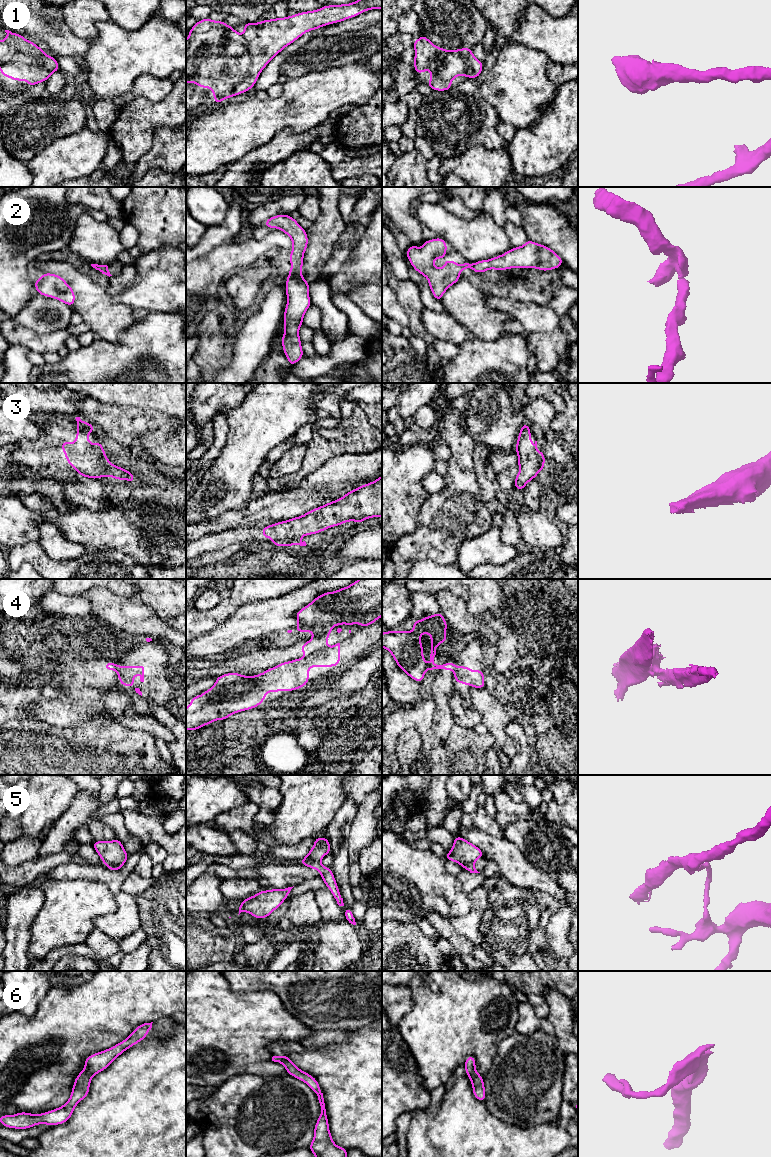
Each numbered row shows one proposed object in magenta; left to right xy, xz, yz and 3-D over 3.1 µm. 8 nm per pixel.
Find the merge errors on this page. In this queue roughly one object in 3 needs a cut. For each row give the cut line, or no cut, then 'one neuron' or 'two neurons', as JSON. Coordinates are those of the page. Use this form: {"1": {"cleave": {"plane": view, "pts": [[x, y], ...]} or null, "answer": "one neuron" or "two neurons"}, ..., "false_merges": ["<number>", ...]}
{"1": {"cleave": null, "answer": "one neuron"}, "2": {"cleave": {"plane": "xz", "pts": [[299, 271], [290, 275]]}, "answer": "two neurons"}, "3": {"cleave": null, "answer": "one neuron"}, "4": {"cleave": {"plane": "xz", "pts": [[319, 648], [310, 654]]}, "answer": "two neurons"}, "5": {"cleave": {"plane": "xz", "pts": [[318, 861], [306, 861], [304, 863]]}, "answer": "two neurons"}, "6": {"cleave": null, "answer": "one neuron"}, "false_merges": ["2", "4", "5"]}

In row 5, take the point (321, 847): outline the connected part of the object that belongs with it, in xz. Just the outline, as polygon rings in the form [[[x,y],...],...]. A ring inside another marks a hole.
[[[315,837],[315,842],[313,847],[310,849],[309,853],[300,860],[300,864],[306,866],[306,862],[319,862],[324,856],[329,854],[331,851],[331,846],[328,838]]]

